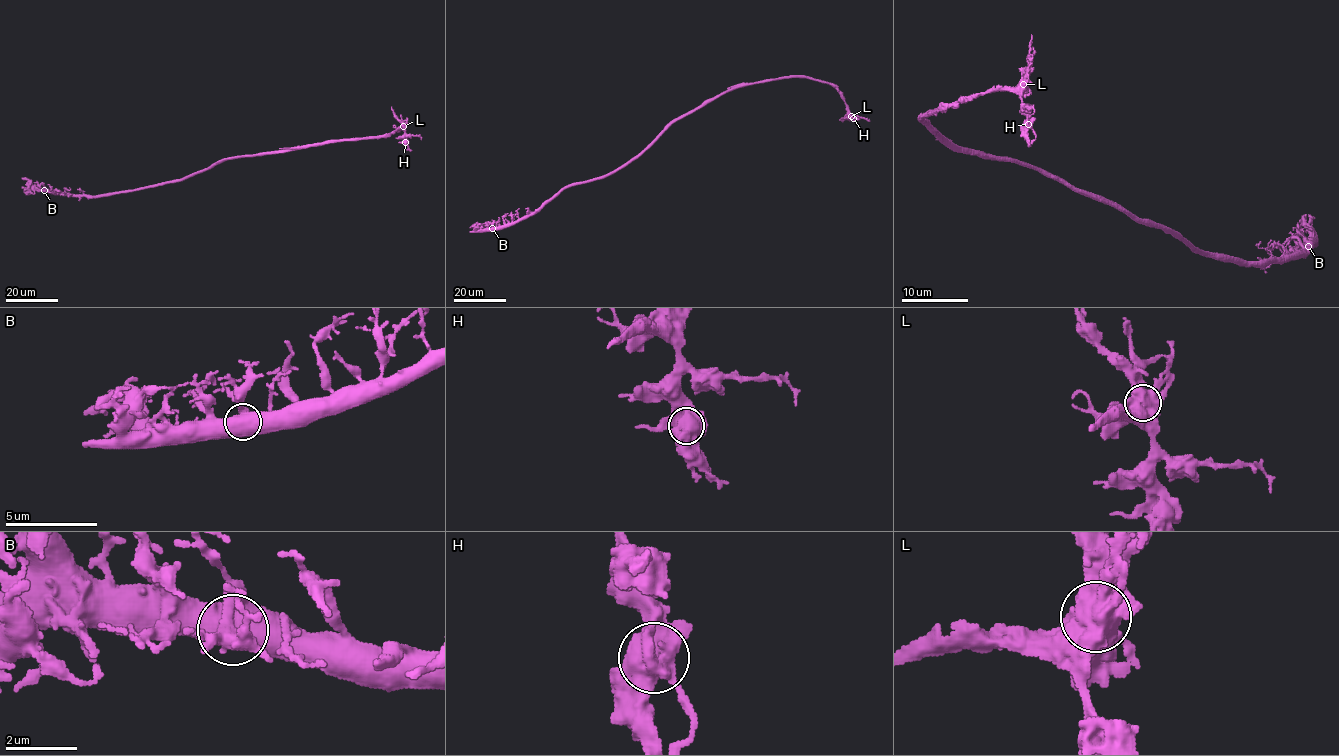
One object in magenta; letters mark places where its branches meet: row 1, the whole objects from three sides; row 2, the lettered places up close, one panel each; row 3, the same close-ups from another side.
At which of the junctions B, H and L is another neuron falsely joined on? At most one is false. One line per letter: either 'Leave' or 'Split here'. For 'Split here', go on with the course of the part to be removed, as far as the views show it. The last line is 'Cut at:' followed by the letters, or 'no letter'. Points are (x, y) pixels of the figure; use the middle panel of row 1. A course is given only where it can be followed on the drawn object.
B: Leave
H: Leave
L: Leave
Cut at: no letter

